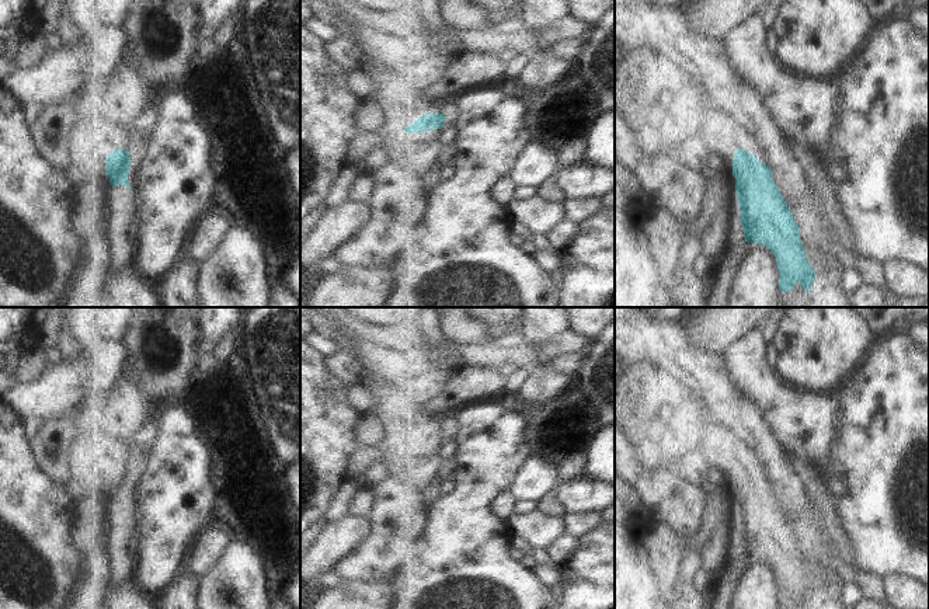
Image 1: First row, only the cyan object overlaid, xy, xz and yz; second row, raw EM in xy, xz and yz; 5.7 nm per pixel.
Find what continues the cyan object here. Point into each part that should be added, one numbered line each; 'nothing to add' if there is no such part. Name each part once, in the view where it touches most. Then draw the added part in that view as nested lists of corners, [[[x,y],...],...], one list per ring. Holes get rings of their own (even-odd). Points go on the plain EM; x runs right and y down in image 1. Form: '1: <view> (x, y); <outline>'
1: xz (397, 416); [[[320,316],[333,324],[328,334],[337,351],[349,354],[361,363],[358,384],[372,396],[373,407],[369,414],[369,422],[370,431],[379,443],[393,449],[428,428],[425,404],[428,390],[397,389],[393,383],[376,377],[359,349],[359,340],[338,324],[334,317]]]

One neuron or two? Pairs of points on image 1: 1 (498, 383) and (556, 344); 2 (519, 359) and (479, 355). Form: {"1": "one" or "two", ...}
{"1": "two", "2": "one"}

